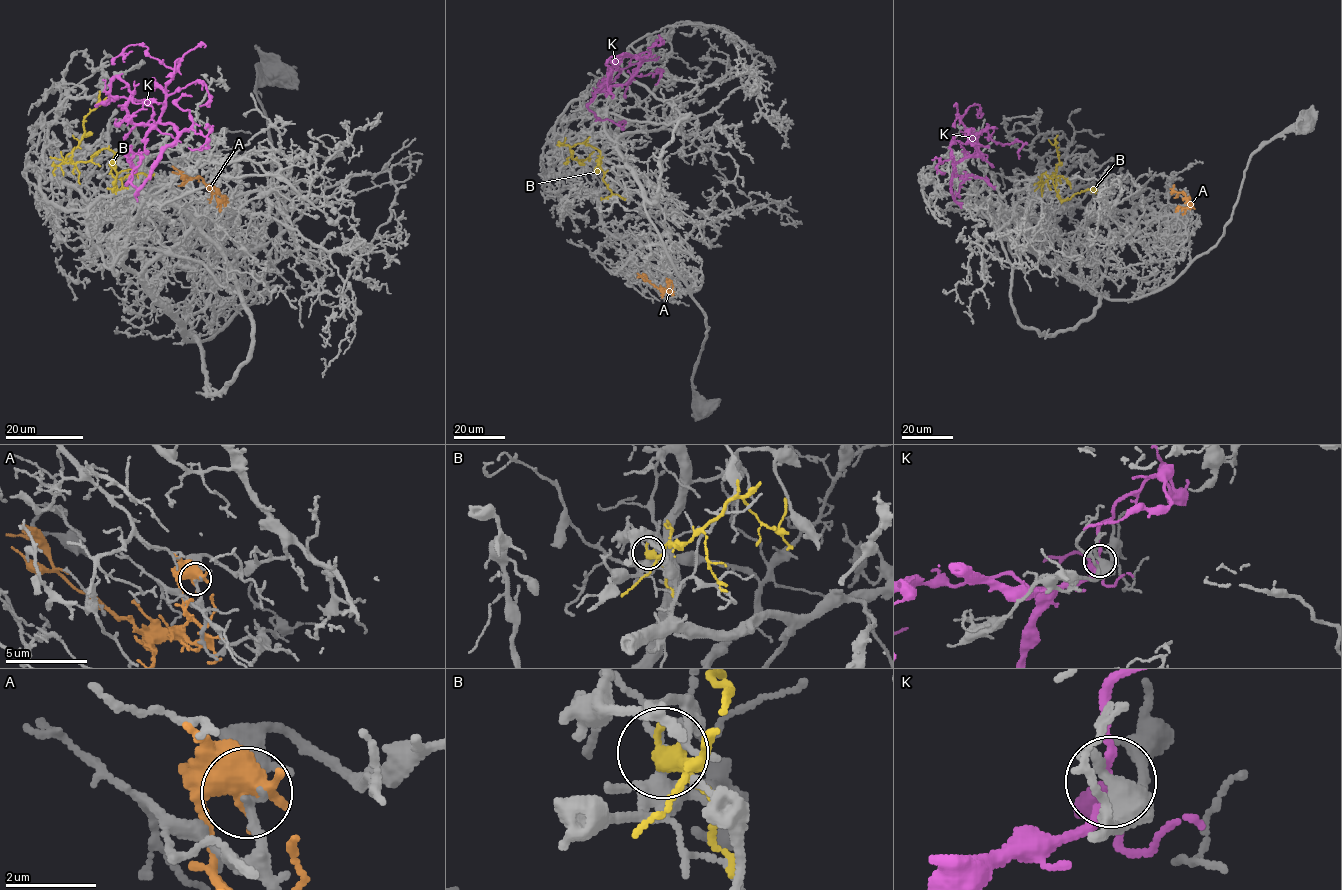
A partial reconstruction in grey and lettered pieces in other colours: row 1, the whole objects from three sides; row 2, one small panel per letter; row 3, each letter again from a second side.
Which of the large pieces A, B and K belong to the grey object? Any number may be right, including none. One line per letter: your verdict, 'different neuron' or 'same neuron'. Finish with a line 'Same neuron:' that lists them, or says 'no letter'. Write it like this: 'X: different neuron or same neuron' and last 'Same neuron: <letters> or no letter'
A: different neuron
B: different neuron
K: same neuron
Same neuron: K

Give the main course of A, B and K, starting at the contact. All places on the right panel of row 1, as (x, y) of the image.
A: (1179, 208), (1188, 206), (1188, 199), (1183, 192), (1173, 190), (1174, 185)
B: (1039, 183), (1044, 183), (1040, 181), (1044, 173), (1052, 179), (1062, 201), (1075, 194), (1095, 190)
K: (950, 159), (982, 157), (978, 135), (988, 126), (992, 140), (1002, 144), (1021, 141), (1019, 158)

